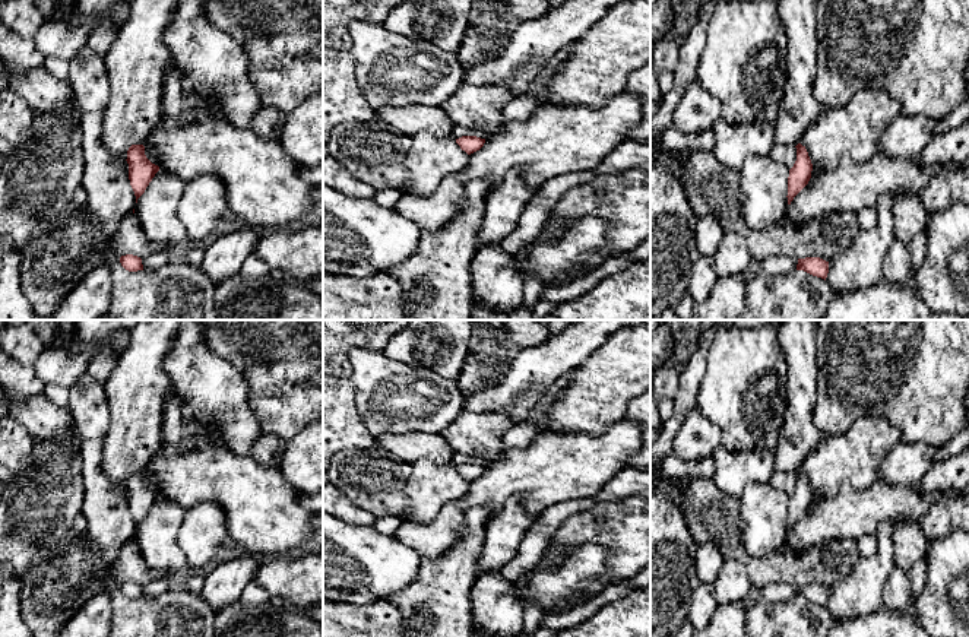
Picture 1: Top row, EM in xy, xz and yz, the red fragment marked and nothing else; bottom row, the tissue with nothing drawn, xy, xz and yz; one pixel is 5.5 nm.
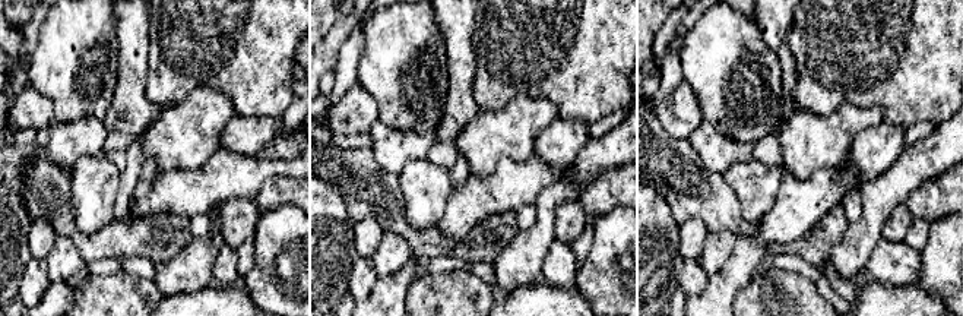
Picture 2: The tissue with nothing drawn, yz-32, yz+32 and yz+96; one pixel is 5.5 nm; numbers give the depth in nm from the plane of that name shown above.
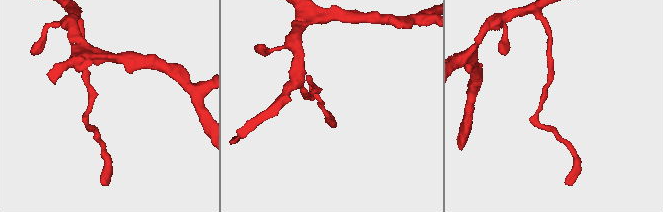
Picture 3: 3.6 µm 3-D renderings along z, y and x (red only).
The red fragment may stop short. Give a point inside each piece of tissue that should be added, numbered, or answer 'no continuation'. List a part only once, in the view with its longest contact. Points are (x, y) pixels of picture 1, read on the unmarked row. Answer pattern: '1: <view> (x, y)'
no continuation

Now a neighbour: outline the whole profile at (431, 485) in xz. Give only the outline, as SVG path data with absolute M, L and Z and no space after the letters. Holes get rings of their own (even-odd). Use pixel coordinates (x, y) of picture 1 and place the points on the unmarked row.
M417 460L411 468L411 476L405 485L409 507L402 520L428 523L446 504L462 498L469 488L469 482L452 463Z

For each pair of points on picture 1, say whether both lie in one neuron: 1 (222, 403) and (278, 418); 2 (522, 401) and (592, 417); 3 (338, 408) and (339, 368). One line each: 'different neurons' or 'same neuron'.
1: different neurons
2: different neurons
3: different neurons

